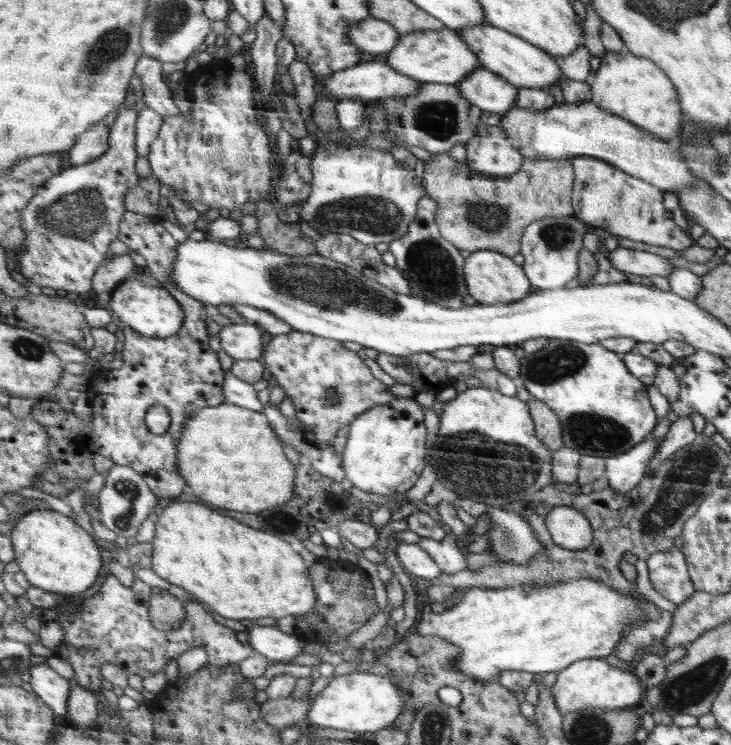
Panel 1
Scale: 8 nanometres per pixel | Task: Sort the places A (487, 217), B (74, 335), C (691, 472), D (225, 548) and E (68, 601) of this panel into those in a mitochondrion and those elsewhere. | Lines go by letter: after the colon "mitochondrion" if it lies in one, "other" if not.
A: mitochondrion
B: other
C: mitochondrion
D: other
E: other

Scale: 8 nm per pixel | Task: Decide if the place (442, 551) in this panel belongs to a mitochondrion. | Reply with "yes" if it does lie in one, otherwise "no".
no

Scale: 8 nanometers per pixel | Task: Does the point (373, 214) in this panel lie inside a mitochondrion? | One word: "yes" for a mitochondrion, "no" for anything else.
yes

